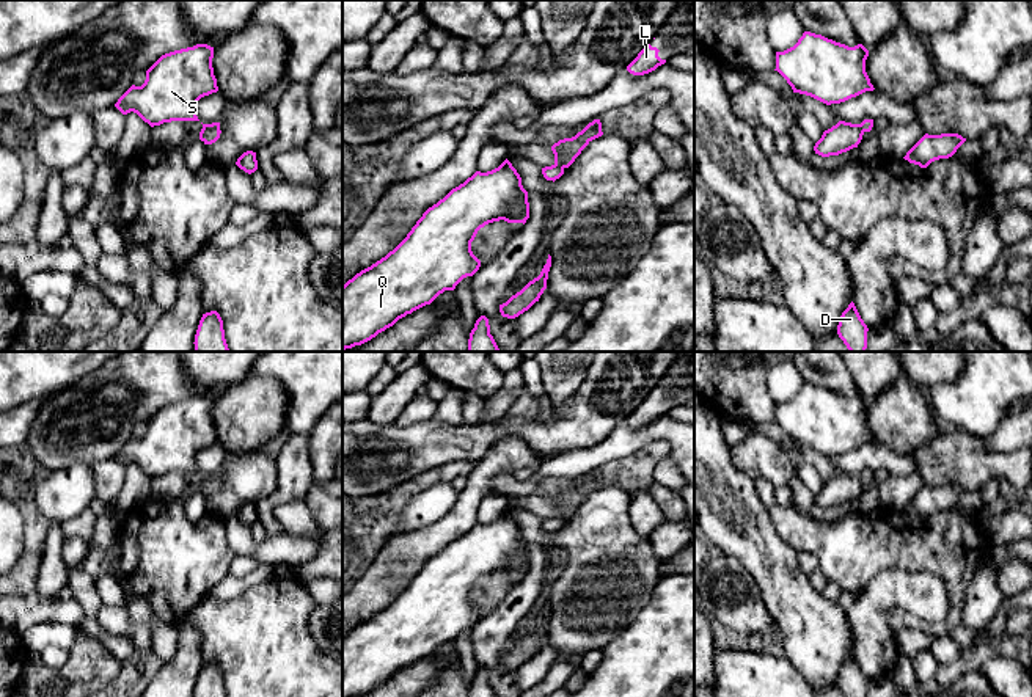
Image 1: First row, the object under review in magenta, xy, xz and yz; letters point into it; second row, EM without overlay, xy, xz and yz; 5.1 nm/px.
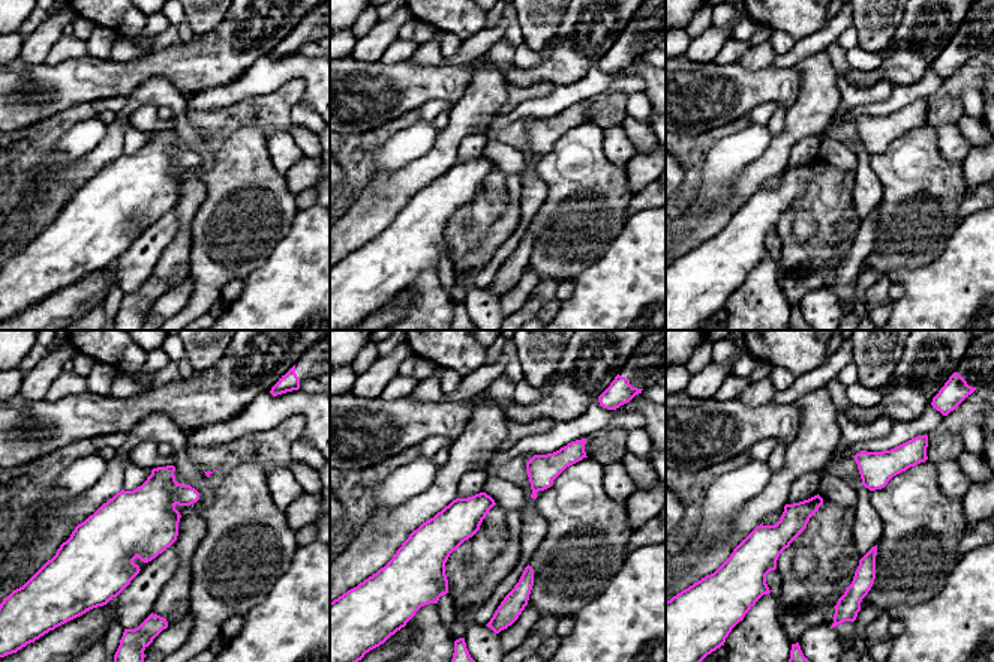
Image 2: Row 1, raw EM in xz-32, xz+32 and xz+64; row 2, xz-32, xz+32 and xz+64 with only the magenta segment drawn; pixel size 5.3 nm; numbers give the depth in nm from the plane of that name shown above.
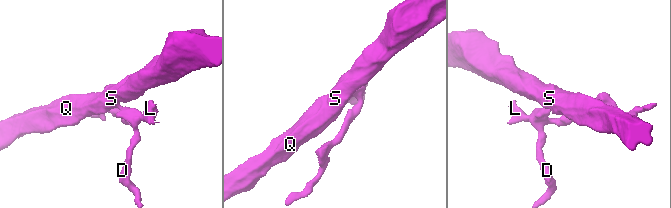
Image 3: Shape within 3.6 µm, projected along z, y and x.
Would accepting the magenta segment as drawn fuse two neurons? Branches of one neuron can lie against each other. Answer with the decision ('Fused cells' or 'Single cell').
Fused cells

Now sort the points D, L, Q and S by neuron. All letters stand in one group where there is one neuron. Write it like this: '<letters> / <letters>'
D L / Q S

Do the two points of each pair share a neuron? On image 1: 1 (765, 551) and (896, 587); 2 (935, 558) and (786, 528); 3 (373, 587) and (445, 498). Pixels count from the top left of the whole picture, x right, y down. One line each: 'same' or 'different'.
1: different
2: same
3: different

